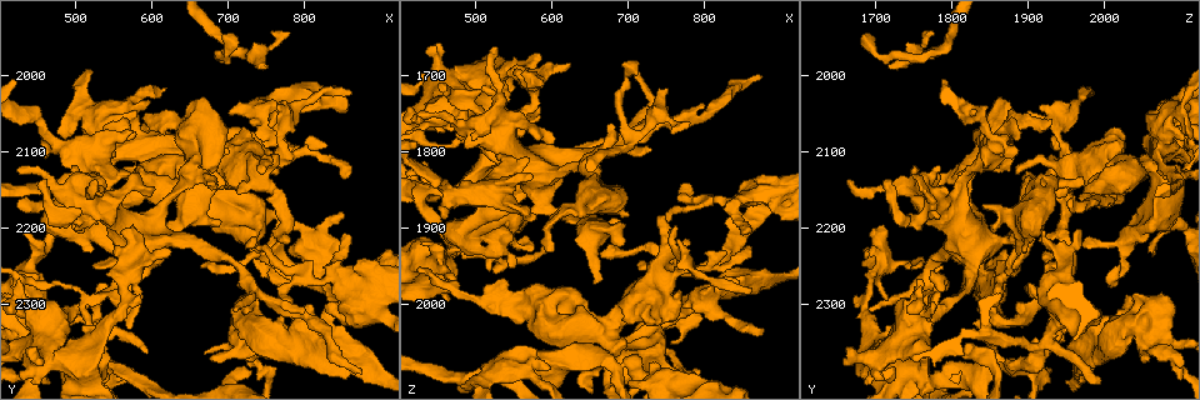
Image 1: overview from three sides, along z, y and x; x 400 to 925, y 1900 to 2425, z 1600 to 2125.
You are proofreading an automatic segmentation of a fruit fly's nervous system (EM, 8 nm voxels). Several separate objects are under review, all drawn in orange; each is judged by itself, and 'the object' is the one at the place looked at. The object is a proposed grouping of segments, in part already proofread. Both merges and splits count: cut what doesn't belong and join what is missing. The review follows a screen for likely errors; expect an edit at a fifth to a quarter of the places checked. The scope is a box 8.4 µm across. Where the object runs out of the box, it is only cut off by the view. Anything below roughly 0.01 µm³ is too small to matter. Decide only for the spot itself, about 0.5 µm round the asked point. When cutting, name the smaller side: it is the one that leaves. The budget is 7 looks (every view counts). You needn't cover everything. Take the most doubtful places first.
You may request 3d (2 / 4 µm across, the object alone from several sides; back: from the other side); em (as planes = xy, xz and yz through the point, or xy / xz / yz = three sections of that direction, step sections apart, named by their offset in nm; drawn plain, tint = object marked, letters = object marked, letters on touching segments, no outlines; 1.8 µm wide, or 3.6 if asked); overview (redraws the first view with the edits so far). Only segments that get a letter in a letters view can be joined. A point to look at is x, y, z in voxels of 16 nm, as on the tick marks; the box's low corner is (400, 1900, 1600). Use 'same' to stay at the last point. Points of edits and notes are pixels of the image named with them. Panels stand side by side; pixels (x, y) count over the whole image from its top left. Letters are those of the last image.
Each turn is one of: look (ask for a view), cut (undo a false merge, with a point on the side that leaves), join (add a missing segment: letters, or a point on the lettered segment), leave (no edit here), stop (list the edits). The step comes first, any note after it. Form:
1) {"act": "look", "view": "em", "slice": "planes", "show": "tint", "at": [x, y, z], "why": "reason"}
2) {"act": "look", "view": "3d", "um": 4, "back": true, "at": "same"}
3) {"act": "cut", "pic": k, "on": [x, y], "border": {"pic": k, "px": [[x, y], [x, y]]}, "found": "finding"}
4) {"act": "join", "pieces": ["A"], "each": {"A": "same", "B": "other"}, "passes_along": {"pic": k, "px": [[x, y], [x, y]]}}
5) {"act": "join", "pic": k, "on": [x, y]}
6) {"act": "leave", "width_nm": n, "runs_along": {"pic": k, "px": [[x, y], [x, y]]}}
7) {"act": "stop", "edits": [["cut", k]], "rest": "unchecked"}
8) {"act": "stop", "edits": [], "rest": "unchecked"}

{"act": "look", "view": "3d", "um": 2, "at": [470, 2355, 1920], "why": "small branch off a trunk"}

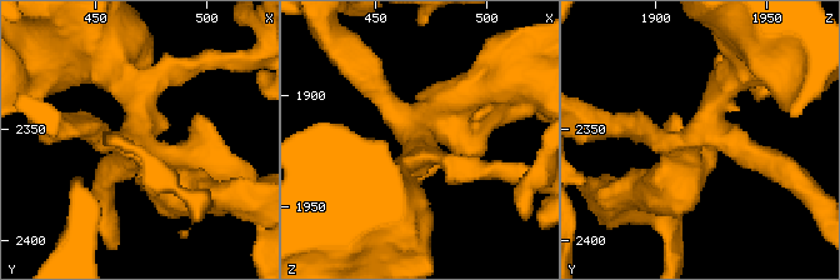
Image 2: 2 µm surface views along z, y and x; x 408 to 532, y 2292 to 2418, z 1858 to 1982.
{"act": "look", "view": "em", "slice": "xy", "step": 16, "show": "plain", "at": [468, 2351, 1919]}

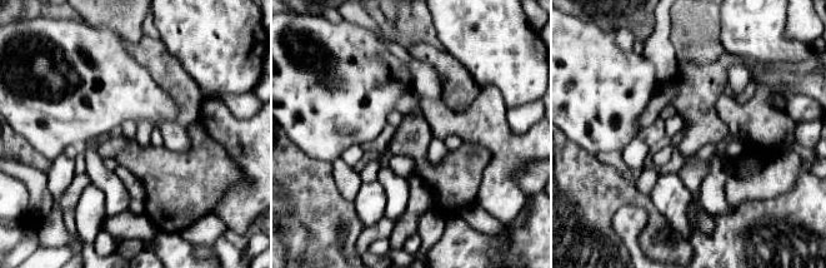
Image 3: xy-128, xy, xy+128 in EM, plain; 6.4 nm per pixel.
{"act": "look", "view": "em", "slice": "xy", "step": 16, "show": "letters", "at": "same"}

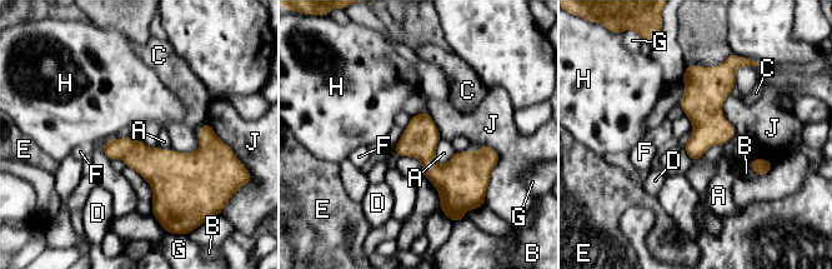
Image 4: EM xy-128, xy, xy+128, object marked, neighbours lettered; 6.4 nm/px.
{"act": "leave", "each": {"A": "other", "B": "other", "C": "other", "D": "other", "E": "other", "F": "other", "G": "other", "H": "other", "J": "other"}, "border": {"pic": 4, "px": [[773, 164], [757, 178]]}, "found": "continuous, no second neuron"}

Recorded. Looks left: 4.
{"act": "look", "view": "em", "slice": "xy", "step": 4, "show": "letters", "at": [750, 2070, 2095], "why": "sudden change in width"}

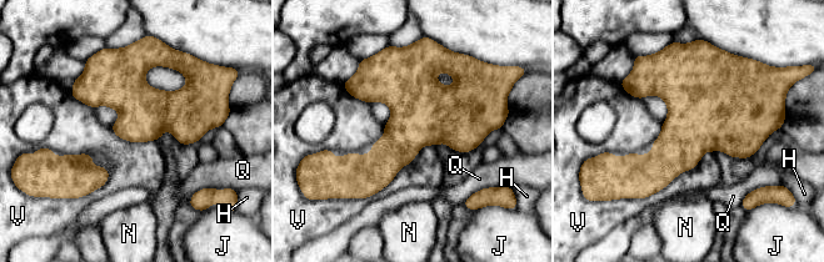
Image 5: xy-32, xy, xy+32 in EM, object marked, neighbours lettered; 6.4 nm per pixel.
{"act": "look", "view": "em", "slice": "planes", "show": "letters", "at": "same"}

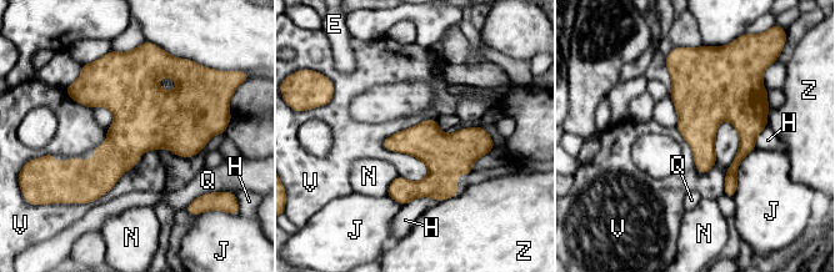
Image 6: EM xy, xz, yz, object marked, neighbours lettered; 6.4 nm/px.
{"act": "leave", "width_nm": 240, "each": {"E": "other", "H": "other", "J": "other", "N": "other", "Q": "other", "V": "other", "Z": "other"}, "border": {"pic": 6, "px": [[675, 127], [725, 194]]}, "found": "continuous, no second neuron"}

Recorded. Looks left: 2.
{"act": "look", "view": "em", "slice": "xy", "step": 8, "show": "letters", "at": [625, 2225, 1685], "why": "free end"}

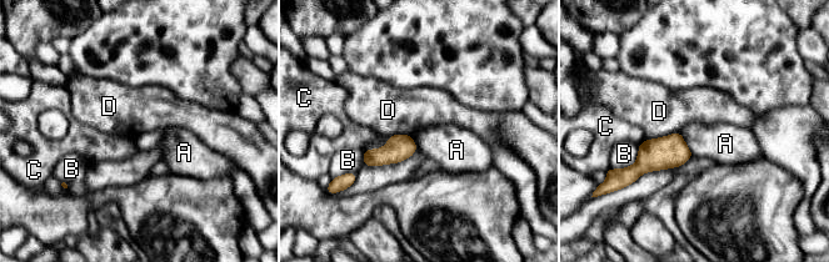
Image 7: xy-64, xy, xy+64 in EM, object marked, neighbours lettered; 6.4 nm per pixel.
{"act": "leave", "each": {"A": "other", "B": "other", "C": "other", "D": "other"}, "border": {"pic": 7, "px": [[679, 131], [645, 140]]}, "found": "no lettered segment goes on from it"}

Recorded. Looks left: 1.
{"act": "stop", "edits": [], "rest": "unchecked"}

